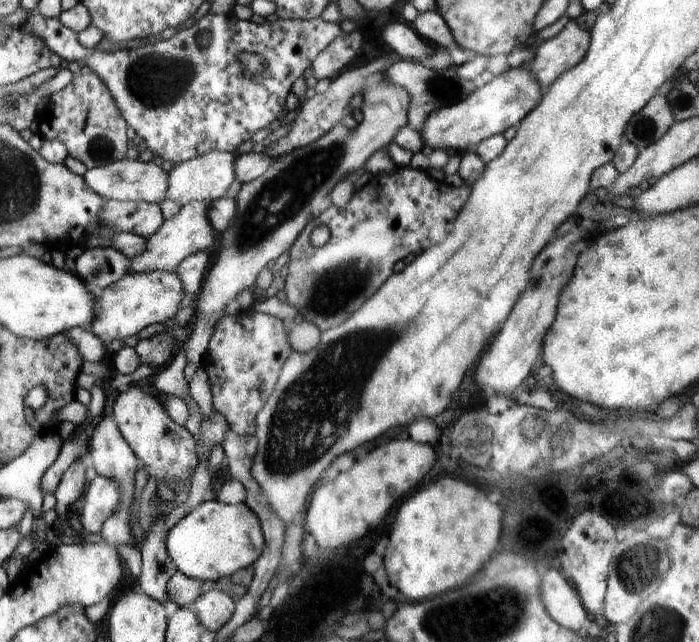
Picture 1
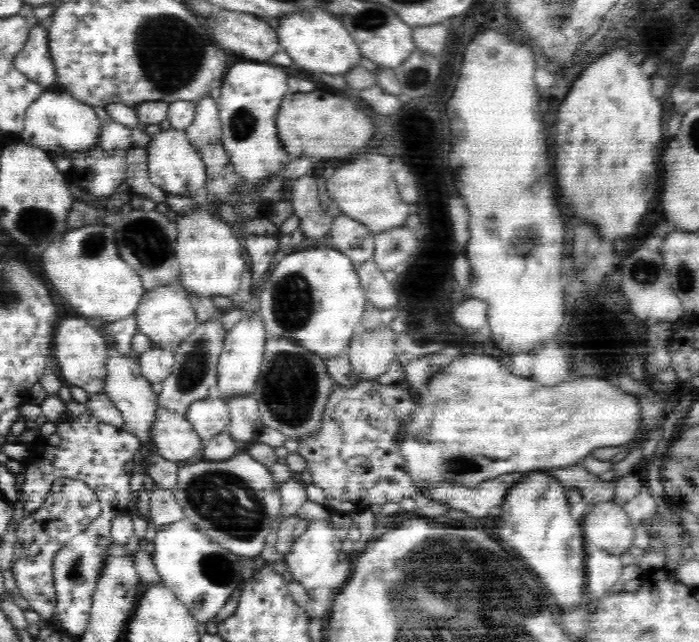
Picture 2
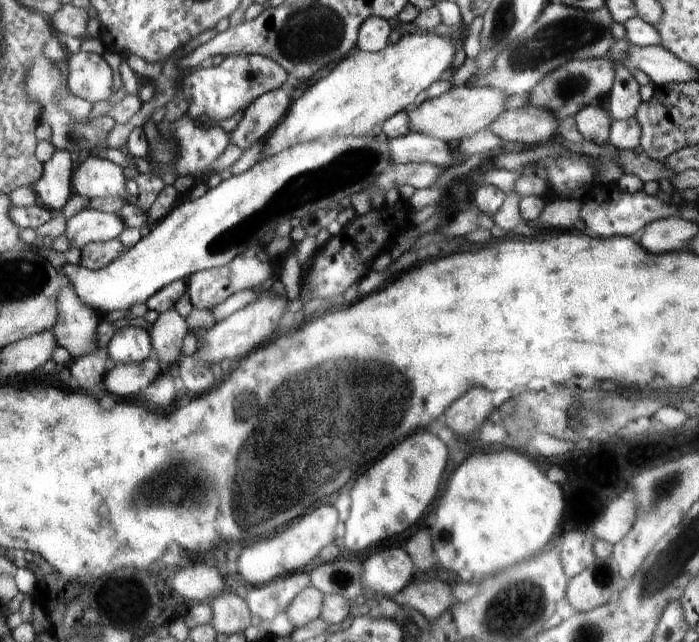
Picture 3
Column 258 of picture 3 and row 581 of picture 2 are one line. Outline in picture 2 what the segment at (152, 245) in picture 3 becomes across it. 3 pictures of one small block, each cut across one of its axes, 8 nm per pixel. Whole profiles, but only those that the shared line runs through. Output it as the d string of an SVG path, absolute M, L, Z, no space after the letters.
M182 519L160 526L153 540L151 558L161 578L161 583L174 592L178 600L199 622L214 620L226 600L236 589L241 589L242 557L232 554L217 542L208 538L195 524Z

